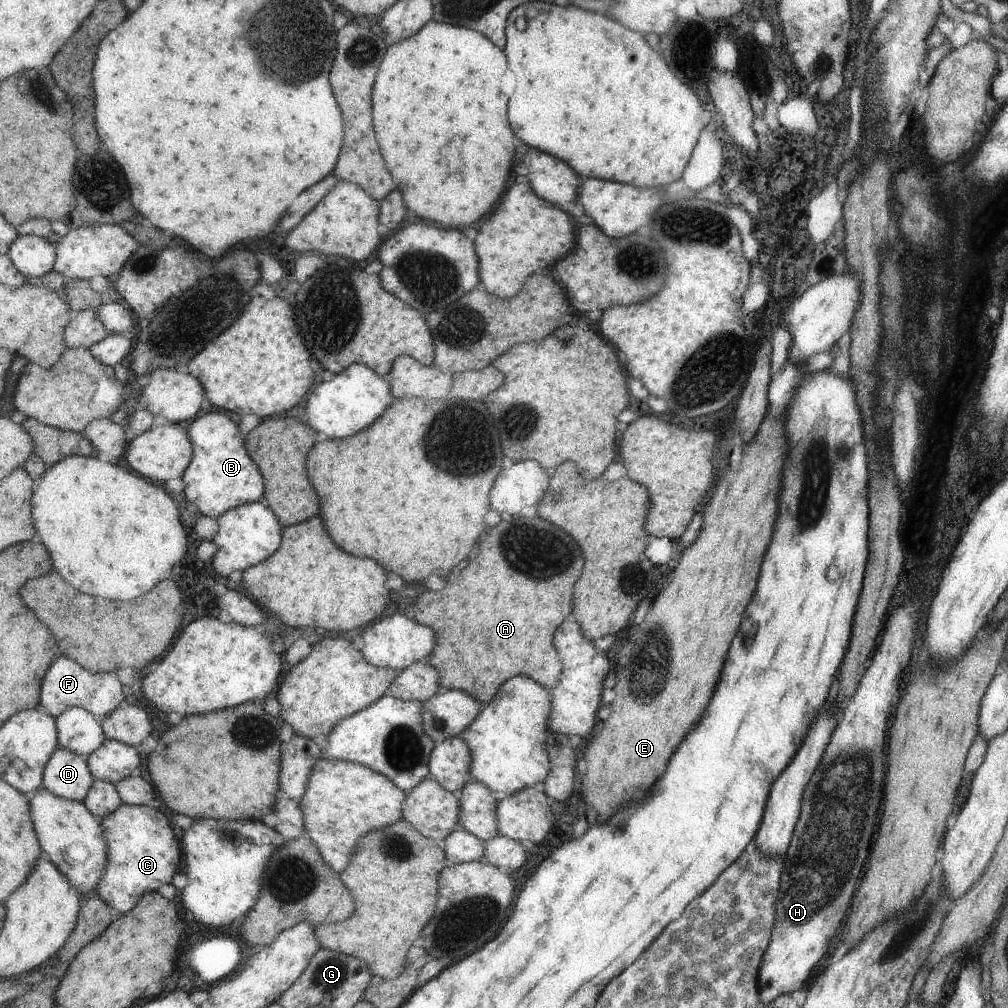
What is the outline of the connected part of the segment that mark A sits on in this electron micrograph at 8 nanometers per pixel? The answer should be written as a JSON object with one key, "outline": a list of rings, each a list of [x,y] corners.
{"outline":[[[519,514],[502,520],[489,530],[479,544],[475,558],[469,560],[455,580],[447,580],[445,588],[437,592],[423,590],[412,607],[412,618],[433,628],[437,636],[437,648],[433,648],[427,661],[439,673],[441,690],[463,691],[482,705],[495,698],[501,684],[515,674],[525,674],[548,689],[556,686],[561,661],[551,638],[555,628],[572,612],[571,588],[575,586],[583,564],[577,542],[553,524],[541,518],[527,520]]]}

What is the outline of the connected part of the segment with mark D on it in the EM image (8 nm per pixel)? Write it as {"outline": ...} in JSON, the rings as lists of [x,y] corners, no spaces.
{"outline":[[[61,746],[53,753],[44,772],[45,789],[74,801],[84,802],[95,782],[88,759]]]}

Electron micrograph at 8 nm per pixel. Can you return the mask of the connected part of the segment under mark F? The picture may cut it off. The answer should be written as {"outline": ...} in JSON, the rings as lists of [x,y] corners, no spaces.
{"outline":[[[63,654],[52,662],[52,667],[45,675],[41,702],[37,710],[59,718],[67,709],[81,707],[104,720],[128,700],[123,692],[123,682],[116,671],[94,673],[67,654]]]}

